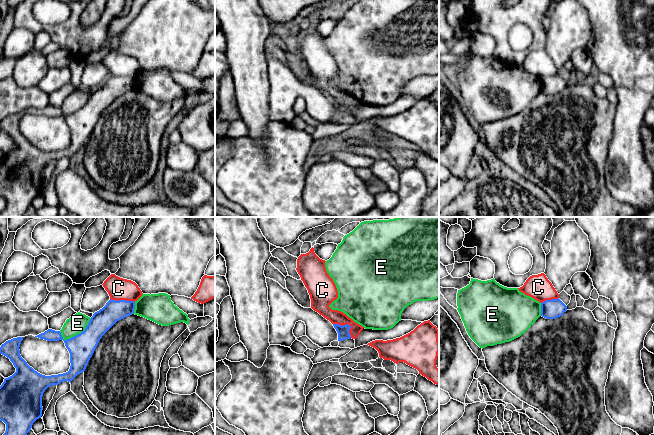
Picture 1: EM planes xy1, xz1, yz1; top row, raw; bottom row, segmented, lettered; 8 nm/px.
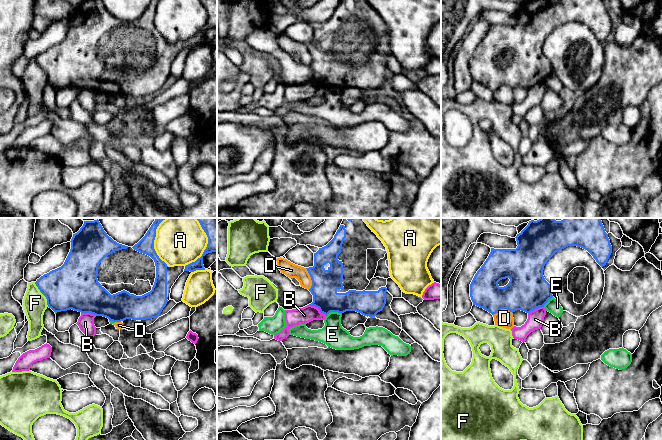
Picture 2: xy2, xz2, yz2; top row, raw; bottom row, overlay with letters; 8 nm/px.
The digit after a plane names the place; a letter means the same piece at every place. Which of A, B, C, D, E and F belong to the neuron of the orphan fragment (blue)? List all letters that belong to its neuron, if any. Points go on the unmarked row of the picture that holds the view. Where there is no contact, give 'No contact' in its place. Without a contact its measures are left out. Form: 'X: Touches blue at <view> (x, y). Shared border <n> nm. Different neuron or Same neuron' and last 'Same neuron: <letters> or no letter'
A: Touches blue at xy2 (206, 24). Shared border 360 nm. Different neuron
B: Touches blue at xz2 (319, 85). Shared border 170 nm. Different neuron
C: Touches blue at xz1 (347, 100). Shared border 190 nm. Different neuron
D: Touches blue at xz2 (311, 55). Shared border 180 nm. Different neuron
E: Touches blue at xy1 (78, 110). Shared border 300 nm. Different neuron
F: Touches blue at xy2 (42, 69). Shared border 240 nm. Different neuron
Same neuron: no letter

